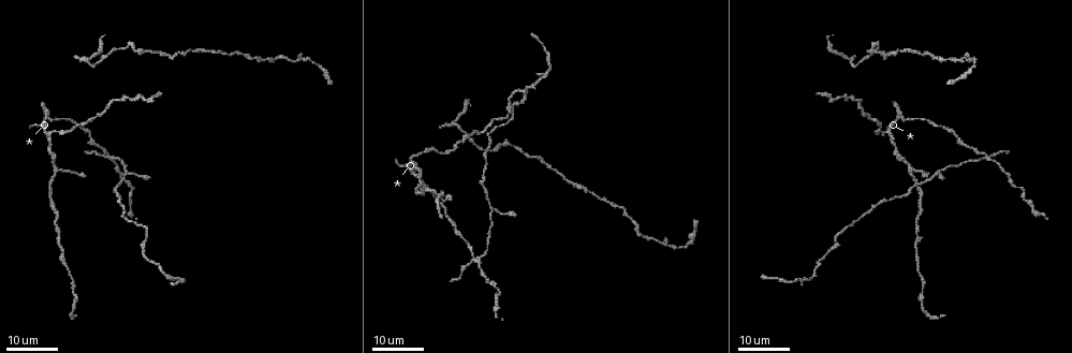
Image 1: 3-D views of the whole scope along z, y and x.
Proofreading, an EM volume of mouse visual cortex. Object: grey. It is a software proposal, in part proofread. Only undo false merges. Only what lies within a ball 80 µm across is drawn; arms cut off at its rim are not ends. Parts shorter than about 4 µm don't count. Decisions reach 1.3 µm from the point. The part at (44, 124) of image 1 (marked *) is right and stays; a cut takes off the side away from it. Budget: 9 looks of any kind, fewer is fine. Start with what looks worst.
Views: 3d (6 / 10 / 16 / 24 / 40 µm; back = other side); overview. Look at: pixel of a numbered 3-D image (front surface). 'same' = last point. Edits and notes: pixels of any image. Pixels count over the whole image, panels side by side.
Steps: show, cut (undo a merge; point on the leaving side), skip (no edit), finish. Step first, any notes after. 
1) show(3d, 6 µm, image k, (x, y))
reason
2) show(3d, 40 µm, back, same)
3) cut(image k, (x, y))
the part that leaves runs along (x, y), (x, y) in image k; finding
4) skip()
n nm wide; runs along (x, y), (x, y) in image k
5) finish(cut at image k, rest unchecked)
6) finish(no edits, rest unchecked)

show(3d, 16 µm, image 1, (57, 169))
three arms meet

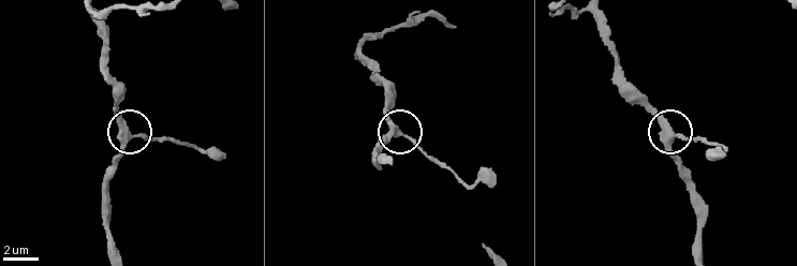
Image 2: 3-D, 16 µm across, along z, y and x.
show(3d, 10 µm, image 2, (128, 137))

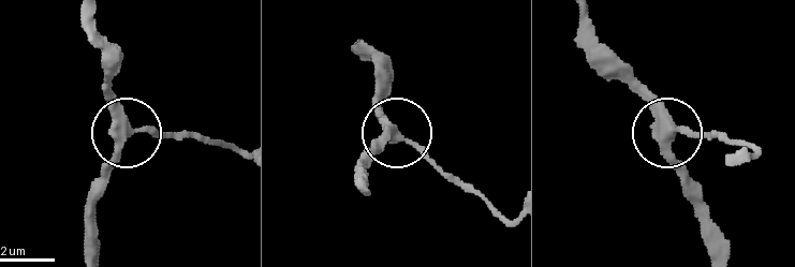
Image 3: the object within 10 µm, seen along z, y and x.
skip()
runs along (86, 20), (120, 124), (180, 132) in image 3; one neuron here

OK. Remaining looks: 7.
show(3d, 16 µm, image 1, (477, 259))
three-way junction

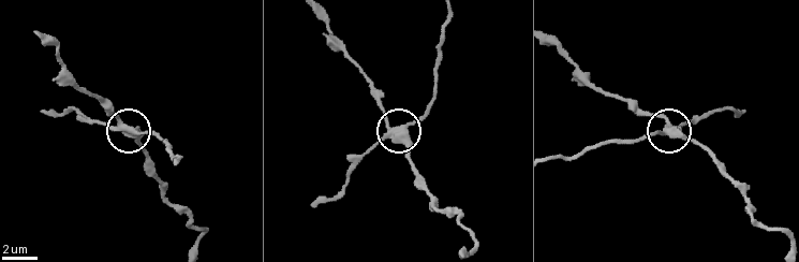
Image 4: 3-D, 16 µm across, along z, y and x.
show(3d, 10 µm, image 4, (135, 134))
zoom in

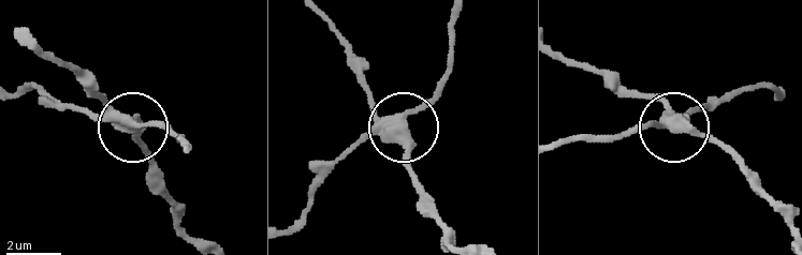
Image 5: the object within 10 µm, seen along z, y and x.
cut(image 5, (156, 121))
400 nm wide; the part that leaves runs along (126, 119), (162, 126), (184, 145) in image 5; a second neuron is stuck on

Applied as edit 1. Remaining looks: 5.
show(3d, 16 µm, image 1, (95, 65))

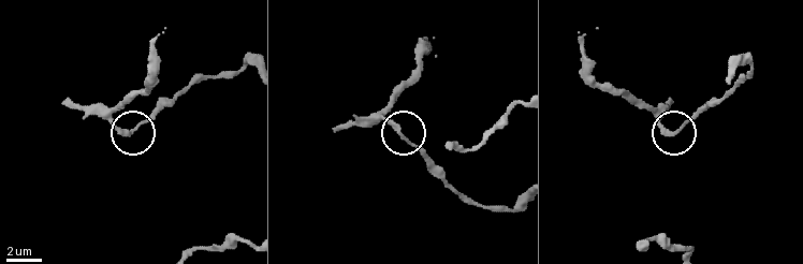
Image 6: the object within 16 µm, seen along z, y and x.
show(3d, 6 µm, image 6, (677, 134))
closer look

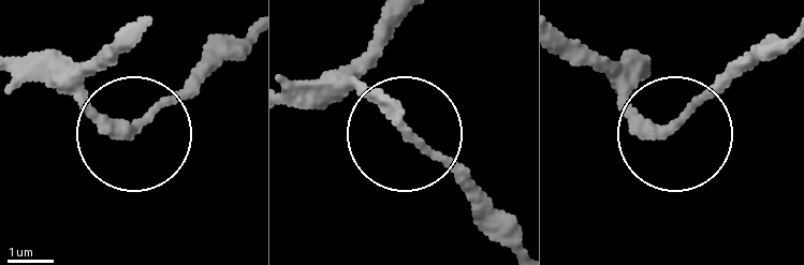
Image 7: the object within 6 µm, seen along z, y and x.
skip()
230 nm wide; all the same neuron

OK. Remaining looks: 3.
show(3d, 24 µm, image 1, (894, 152))
thick turns thin

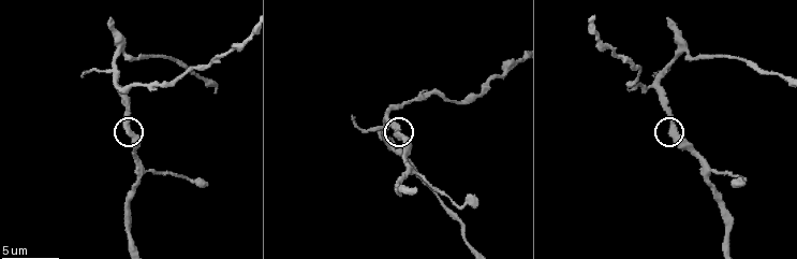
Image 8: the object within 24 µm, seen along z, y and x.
show(3d, 6 µm, image 8, (671, 130))

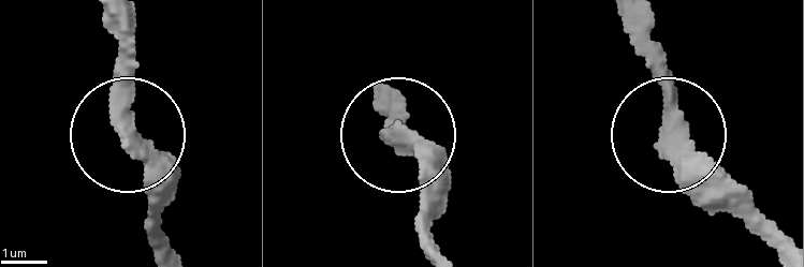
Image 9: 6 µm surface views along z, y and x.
skip()
runs along (644, 23), (672, 137), (745, 214) in image 9; all the same neuron

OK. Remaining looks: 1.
finish(cut at image 5, rest unchecked)

